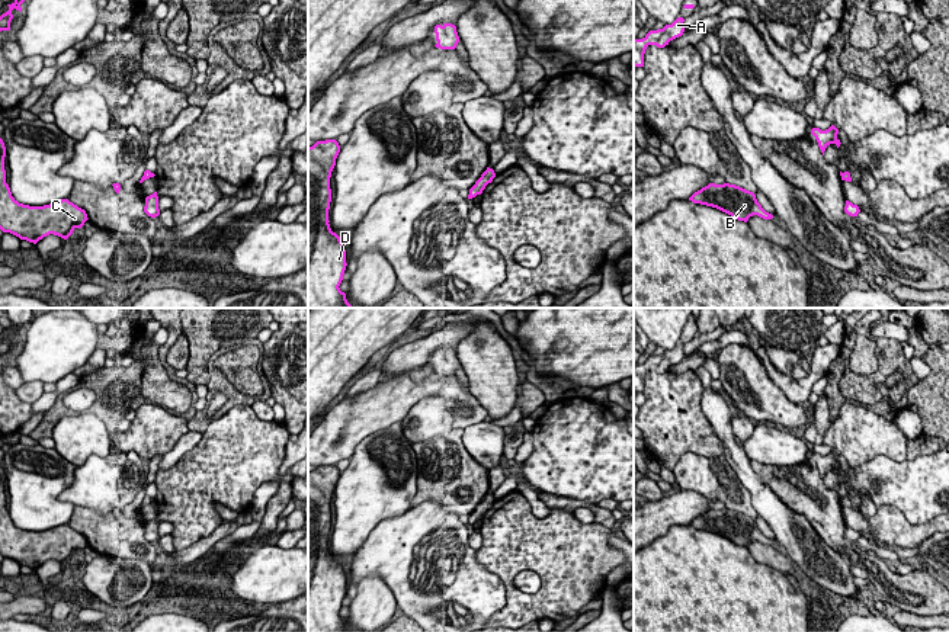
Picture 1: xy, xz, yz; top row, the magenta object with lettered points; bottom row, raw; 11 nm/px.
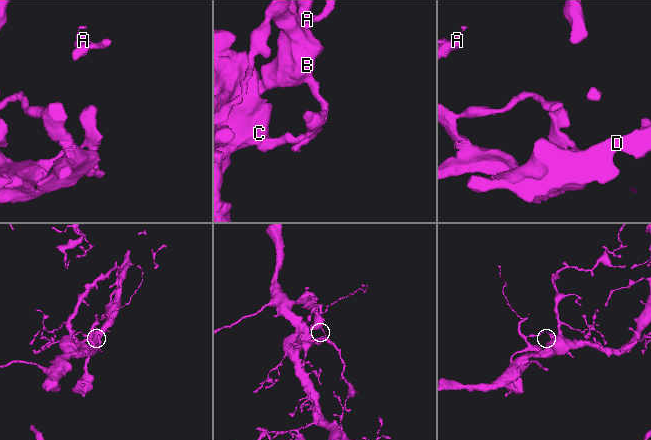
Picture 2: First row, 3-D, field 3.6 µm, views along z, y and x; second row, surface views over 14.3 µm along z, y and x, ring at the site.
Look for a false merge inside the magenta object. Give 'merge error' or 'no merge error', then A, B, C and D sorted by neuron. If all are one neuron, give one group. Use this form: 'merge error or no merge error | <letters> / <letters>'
merge error | A B / C D

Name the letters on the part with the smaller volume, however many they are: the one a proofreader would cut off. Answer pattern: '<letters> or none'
A, B

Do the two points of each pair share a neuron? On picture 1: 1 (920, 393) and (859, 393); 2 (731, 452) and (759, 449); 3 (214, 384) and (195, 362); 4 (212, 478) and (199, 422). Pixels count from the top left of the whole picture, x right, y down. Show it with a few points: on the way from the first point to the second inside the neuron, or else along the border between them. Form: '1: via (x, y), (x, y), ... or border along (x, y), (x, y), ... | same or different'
1: border along (919, 379), (909, 390), (906, 406) | different
2: border along (741, 443), (750, 459) | different
3: border along (208, 365), (210, 381), (207, 385) | different
4: border along (228, 410), (214, 419), (202, 433) | different

